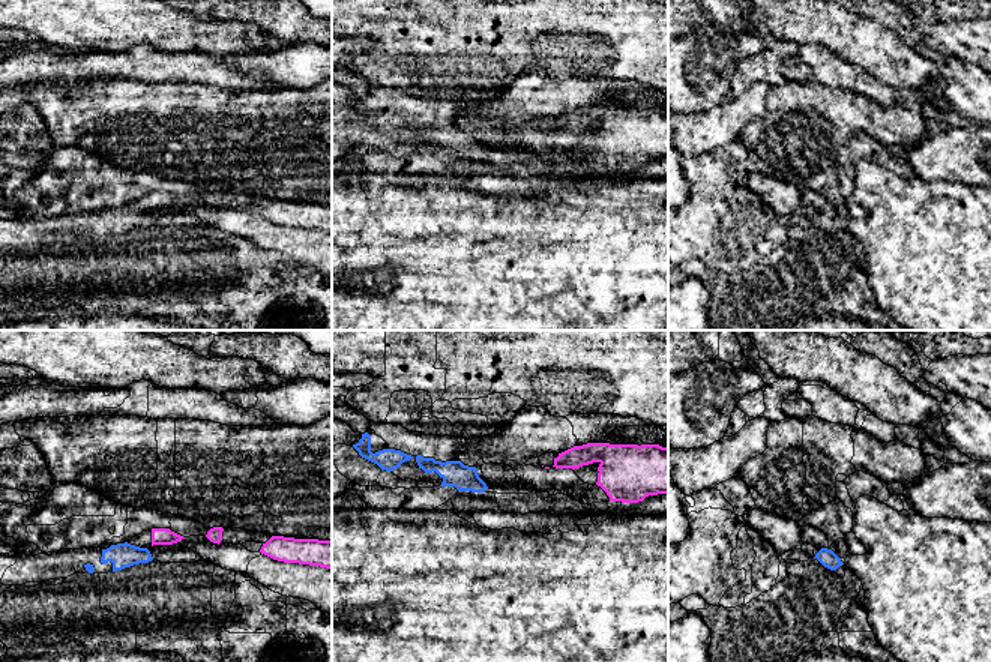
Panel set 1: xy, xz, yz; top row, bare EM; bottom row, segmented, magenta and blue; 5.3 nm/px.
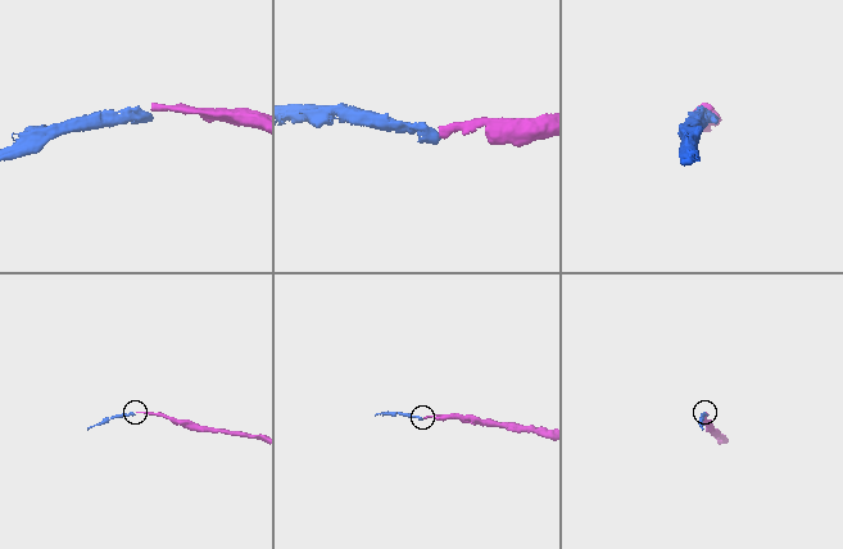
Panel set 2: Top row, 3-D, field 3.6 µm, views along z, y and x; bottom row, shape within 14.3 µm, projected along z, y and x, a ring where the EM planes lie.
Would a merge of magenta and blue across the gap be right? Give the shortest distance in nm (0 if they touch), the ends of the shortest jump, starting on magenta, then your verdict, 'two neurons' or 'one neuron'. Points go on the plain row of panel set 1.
30 nm | xy (152, 209), (147, 213) | one neuron

